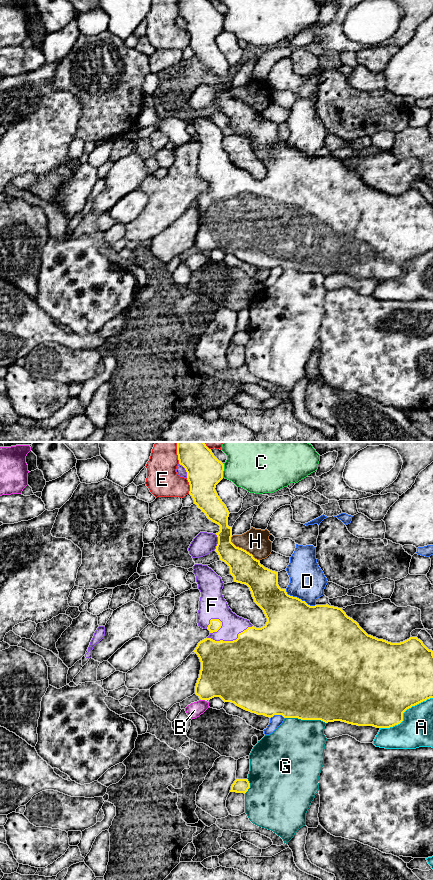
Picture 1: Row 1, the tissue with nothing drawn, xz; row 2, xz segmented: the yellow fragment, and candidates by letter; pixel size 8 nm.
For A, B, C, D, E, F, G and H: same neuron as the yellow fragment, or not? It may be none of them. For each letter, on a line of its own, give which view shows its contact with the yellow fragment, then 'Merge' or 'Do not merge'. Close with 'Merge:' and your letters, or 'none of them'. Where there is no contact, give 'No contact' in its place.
A: Touches yellow in xz. Do not merge
B: Touches yellow in xz. Do not merge
C: Touches yellow in xz. Do not merge
D: Touches yellow in xz. Do not merge
E: Touches yellow in xz. Do not merge
F: Touches yellow in xz. Do not merge
G: Touches yellow in xz. Do not merge
H: Touches yellow in xz. Do not merge
Merge: none of them

